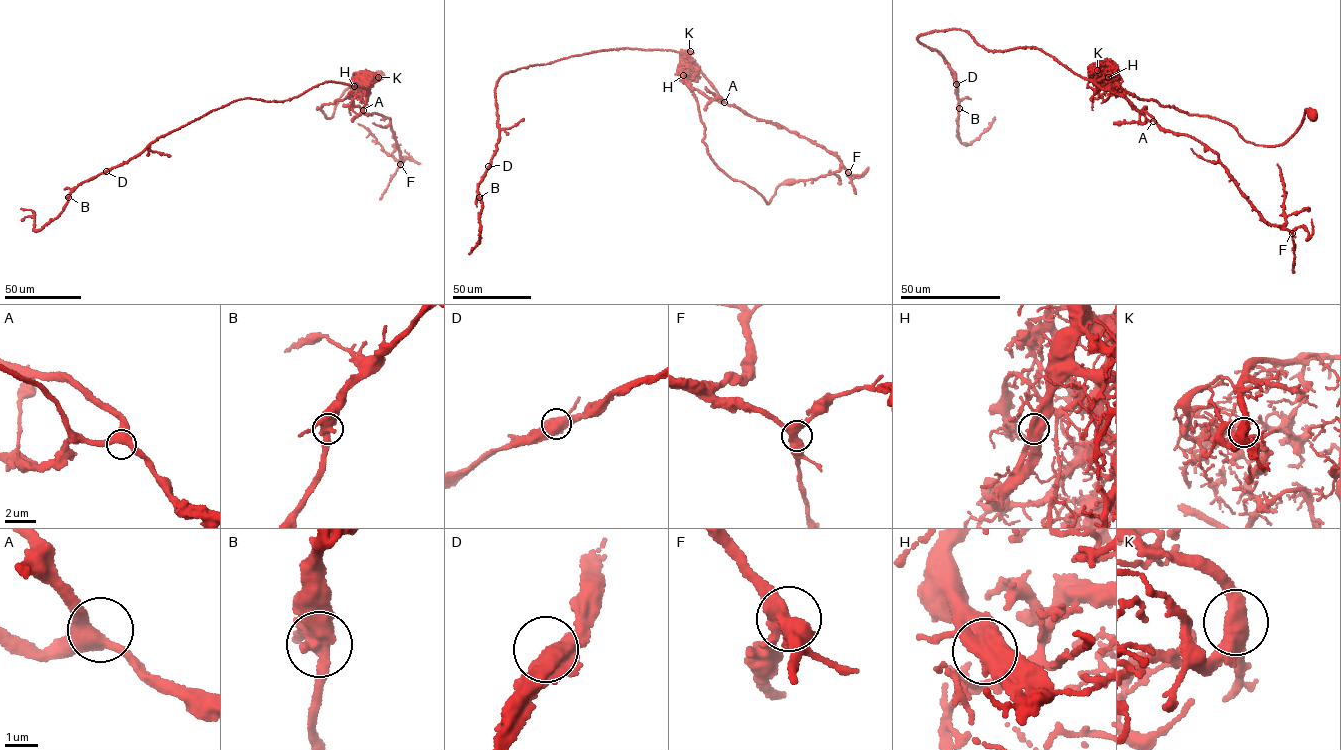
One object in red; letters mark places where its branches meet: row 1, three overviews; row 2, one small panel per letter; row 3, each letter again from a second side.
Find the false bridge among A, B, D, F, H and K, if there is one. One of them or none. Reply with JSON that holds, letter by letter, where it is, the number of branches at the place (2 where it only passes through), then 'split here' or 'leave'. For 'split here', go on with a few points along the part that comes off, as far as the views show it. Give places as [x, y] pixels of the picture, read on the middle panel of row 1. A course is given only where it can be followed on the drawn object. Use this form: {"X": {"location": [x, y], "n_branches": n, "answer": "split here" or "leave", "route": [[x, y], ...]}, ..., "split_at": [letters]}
{"A": {"location": [724, 102], "n_branches": 3, "answer": "leave"}, "B": {"location": [479, 197], "n_branches": 3, "answer": "leave"}, "D": {"location": [488, 166], "n_branches": 3, "answer": "leave"}, "F": {"location": [848, 172], "n_branches": 3, "answer": "leave"}, "H": {"location": [683, 75], "n_branches": 3, "answer": "leave"}, "K": {"location": [690, 51], "n_branches": 3, "answer": "leave"}, "split_at": []}

